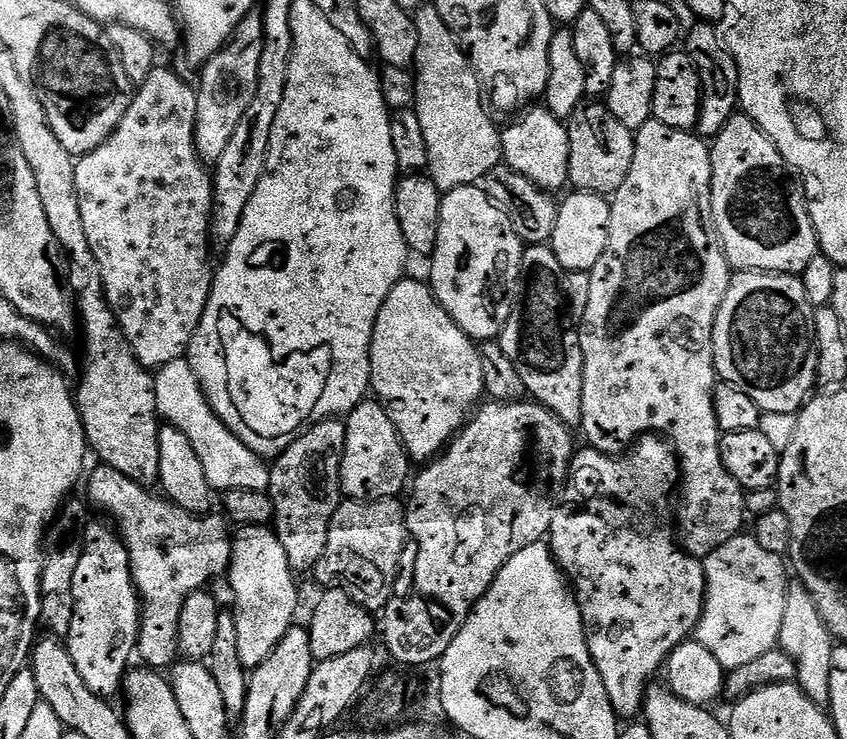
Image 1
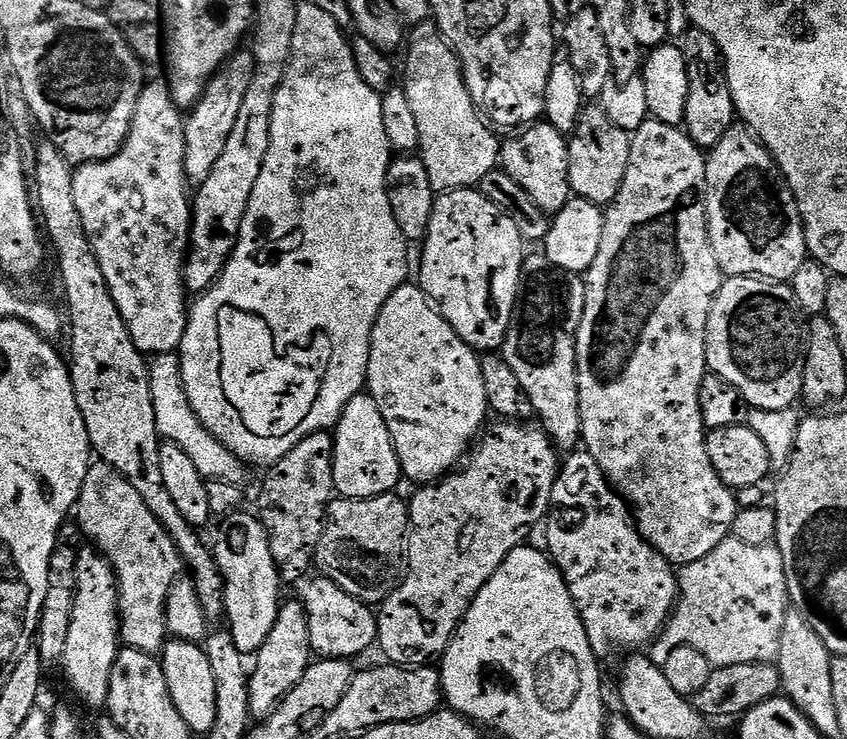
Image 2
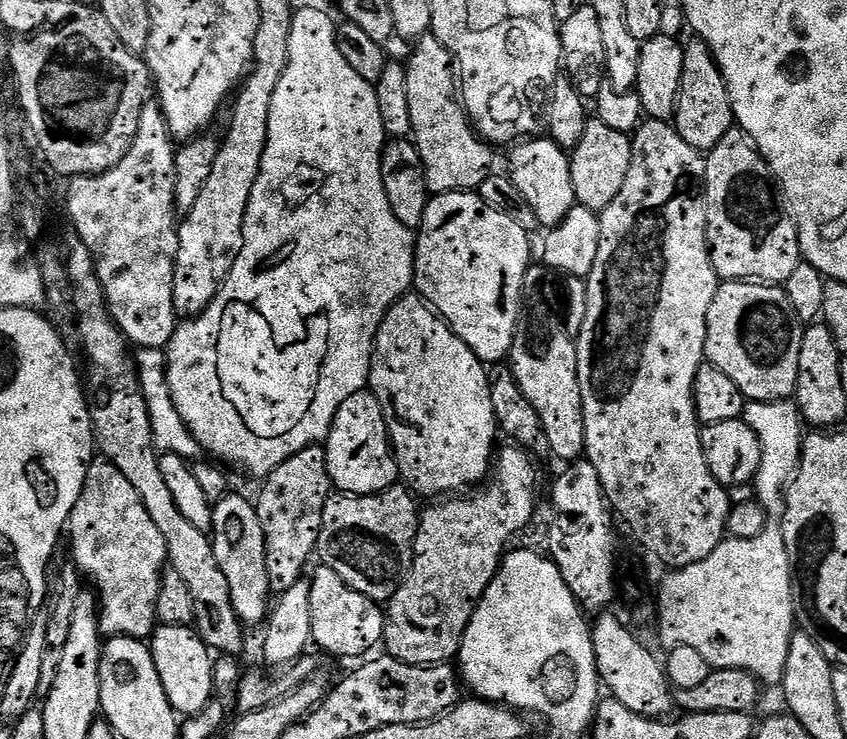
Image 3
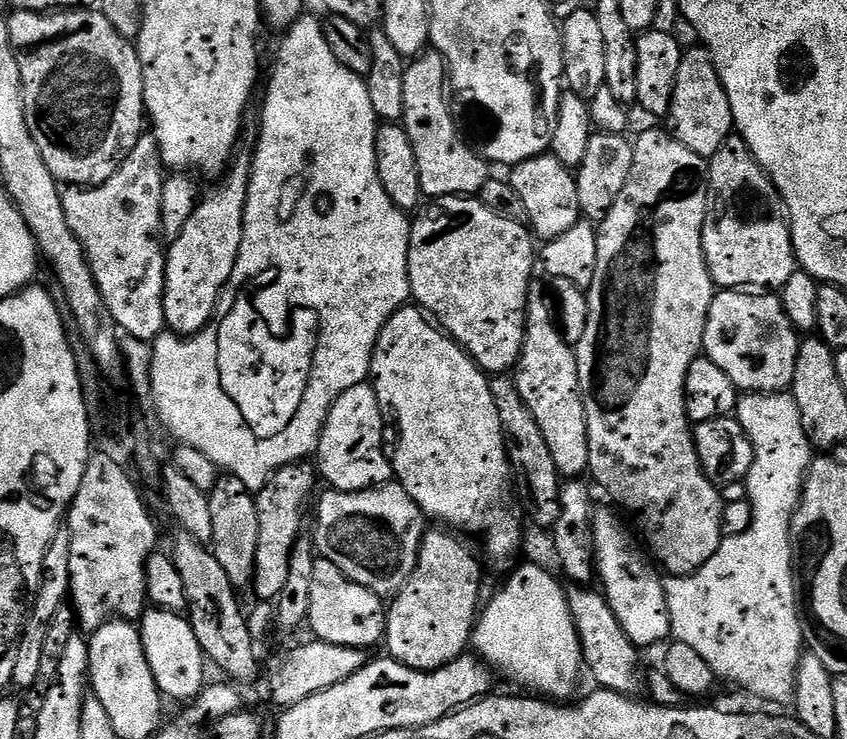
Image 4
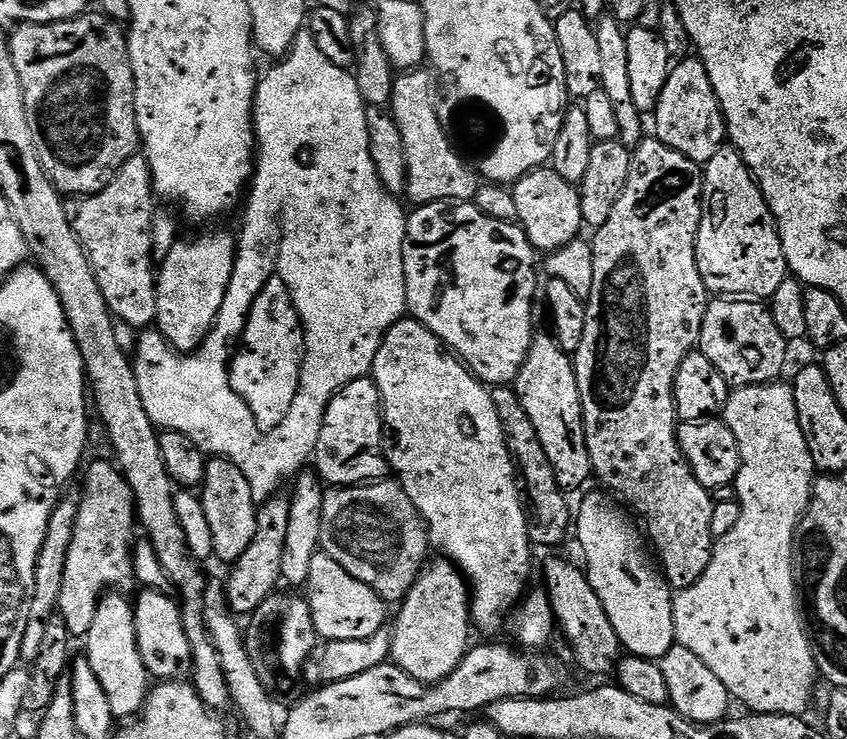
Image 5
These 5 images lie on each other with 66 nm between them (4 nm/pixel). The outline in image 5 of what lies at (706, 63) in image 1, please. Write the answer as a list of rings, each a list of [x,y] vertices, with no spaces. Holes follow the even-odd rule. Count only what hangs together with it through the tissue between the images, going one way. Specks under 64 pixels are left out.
[[[700,58],[684,60],[681,64],[679,61],[669,72],[662,98],[658,98],[654,119],[656,119],[655,139],[661,140],[663,144],[678,150],[679,153],[701,166],[707,166],[710,158],[714,158],[714,154],[718,154],[718,150],[725,147],[729,139],[728,121],[720,105],[720,93],[714,90],[712,78],[708,75],[703,59]]]

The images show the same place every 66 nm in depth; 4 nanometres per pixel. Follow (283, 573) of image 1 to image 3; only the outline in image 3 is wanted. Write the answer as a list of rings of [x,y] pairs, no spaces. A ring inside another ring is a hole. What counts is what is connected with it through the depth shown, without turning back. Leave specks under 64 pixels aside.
[[[235,494],[226,495],[215,501],[210,539],[214,546],[214,558],[218,558],[222,574],[226,574],[230,598],[237,617],[244,626],[263,625],[270,611],[270,589],[266,574],[266,538],[264,527],[256,513],[255,503]]]

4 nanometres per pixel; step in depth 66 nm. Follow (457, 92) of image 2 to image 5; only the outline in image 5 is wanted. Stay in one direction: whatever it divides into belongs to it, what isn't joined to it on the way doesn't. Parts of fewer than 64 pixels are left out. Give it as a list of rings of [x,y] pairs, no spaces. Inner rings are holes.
[[[401,71],[396,77],[390,105],[394,122],[402,134],[402,146],[406,146],[407,199],[412,199],[411,203],[416,206],[475,201],[477,173],[469,161],[468,165],[459,156],[461,153],[457,145],[442,126],[438,107],[438,80],[431,71],[424,71]]]

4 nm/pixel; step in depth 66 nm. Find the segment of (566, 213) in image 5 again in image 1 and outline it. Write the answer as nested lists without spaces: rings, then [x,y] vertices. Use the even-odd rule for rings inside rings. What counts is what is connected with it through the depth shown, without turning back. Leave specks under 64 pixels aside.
[[[532,106],[523,113],[521,120],[516,120],[507,129],[506,127],[500,133],[500,151],[502,153],[503,163],[509,168],[513,168],[518,174],[522,174],[530,182],[538,185],[543,192],[556,194],[560,187],[568,184],[568,167],[570,166],[570,138],[565,121],[559,120],[553,112],[549,112],[547,107]]]

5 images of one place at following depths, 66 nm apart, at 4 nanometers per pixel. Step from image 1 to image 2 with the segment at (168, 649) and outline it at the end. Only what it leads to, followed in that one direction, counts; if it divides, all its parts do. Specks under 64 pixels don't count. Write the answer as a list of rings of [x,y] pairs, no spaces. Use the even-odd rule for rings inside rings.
[[[103,462],[93,463],[88,469],[74,509],[74,520],[82,536],[96,543],[93,544],[95,551],[112,565],[116,574],[121,641],[134,650],[163,653],[169,639],[166,598],[176,580],[181,579],[186,565],[162,522],[150,514],[138,490],[134,490],[114,466]]]

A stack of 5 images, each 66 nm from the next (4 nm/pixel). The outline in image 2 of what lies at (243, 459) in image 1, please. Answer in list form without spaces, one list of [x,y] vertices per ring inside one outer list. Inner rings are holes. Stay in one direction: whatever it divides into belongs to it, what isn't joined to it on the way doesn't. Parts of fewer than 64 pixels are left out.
[[[161,352],[151,361],[148,373],[150,394],[154,394],[154,418],[161,437],[169,444],[182,446],[184,453],[193,460],[198,474],[202,474],[205,480],[221,480],[224,484],[243,485],[246,471],[244,461],[239,460],[230,450],[226,450],[226,446],[222,446],[222,442],[218,442],[218,438],[214,438],[214,434],[210,434],[206,426],[202,426],[198,414],[194,414],[186,398],[179,355],[176,352]]]

